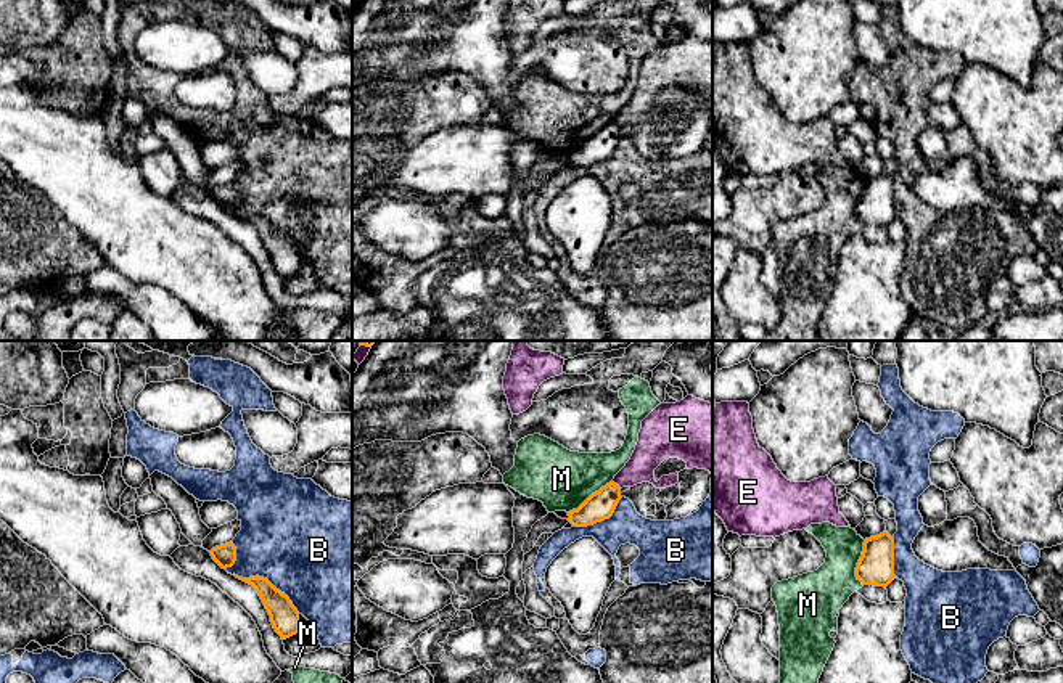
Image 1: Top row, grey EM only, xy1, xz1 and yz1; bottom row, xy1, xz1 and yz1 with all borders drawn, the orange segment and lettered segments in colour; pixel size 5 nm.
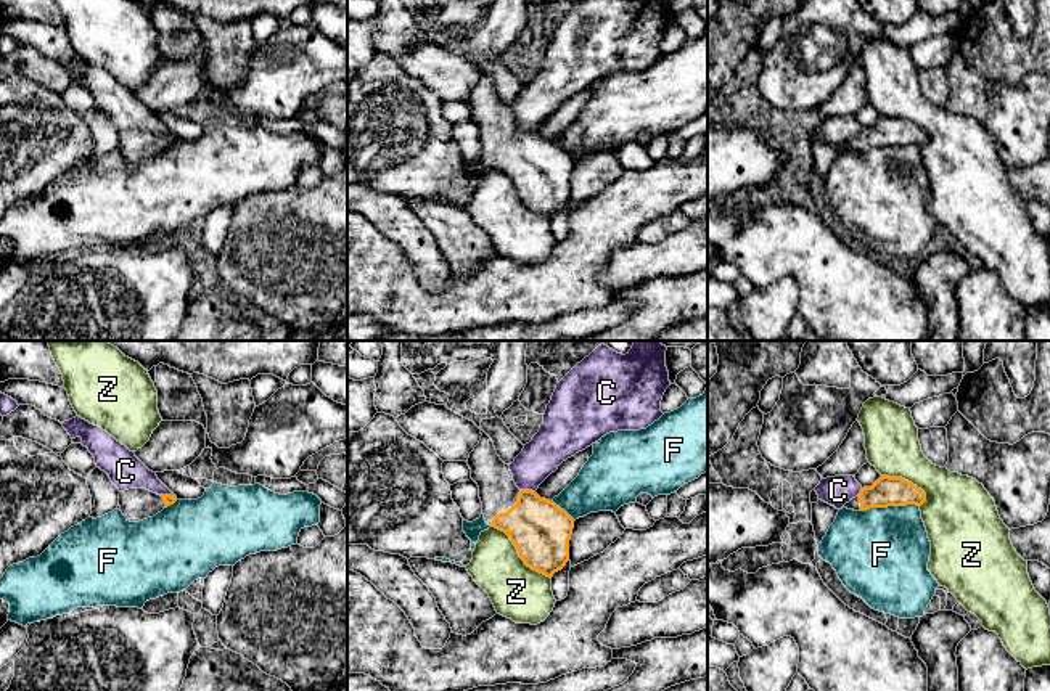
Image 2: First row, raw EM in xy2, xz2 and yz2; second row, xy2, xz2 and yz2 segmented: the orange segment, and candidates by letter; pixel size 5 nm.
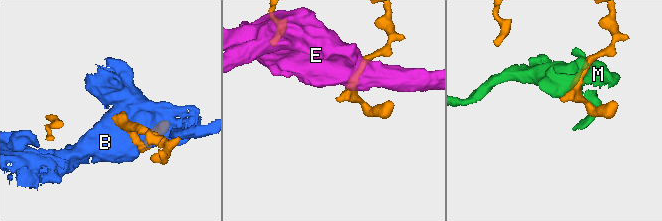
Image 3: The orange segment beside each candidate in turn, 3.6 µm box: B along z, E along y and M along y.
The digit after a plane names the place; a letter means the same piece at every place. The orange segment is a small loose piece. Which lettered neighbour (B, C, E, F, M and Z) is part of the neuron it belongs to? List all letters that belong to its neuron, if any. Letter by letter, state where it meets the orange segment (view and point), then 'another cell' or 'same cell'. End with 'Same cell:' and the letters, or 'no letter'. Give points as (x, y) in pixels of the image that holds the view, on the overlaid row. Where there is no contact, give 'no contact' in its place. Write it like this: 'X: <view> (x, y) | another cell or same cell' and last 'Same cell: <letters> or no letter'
B: xy1 (266, 579) | another cell
C: xz2 (528, 490) | another cell
E: xz1 (616, 484) | another cell
F: yz2 (888, 505) | another cell
M: yz1 (857, 563) | another cell
Z: xz2 (518, 553) | another cell
Same cell: no letter

